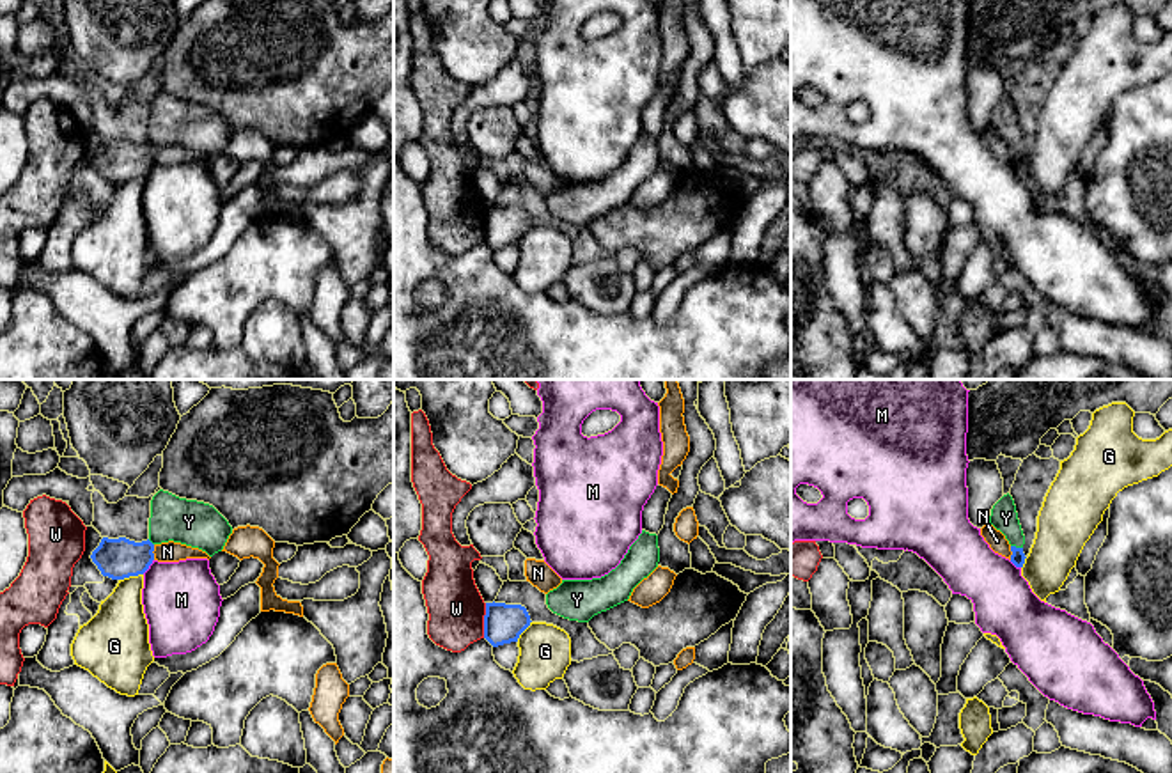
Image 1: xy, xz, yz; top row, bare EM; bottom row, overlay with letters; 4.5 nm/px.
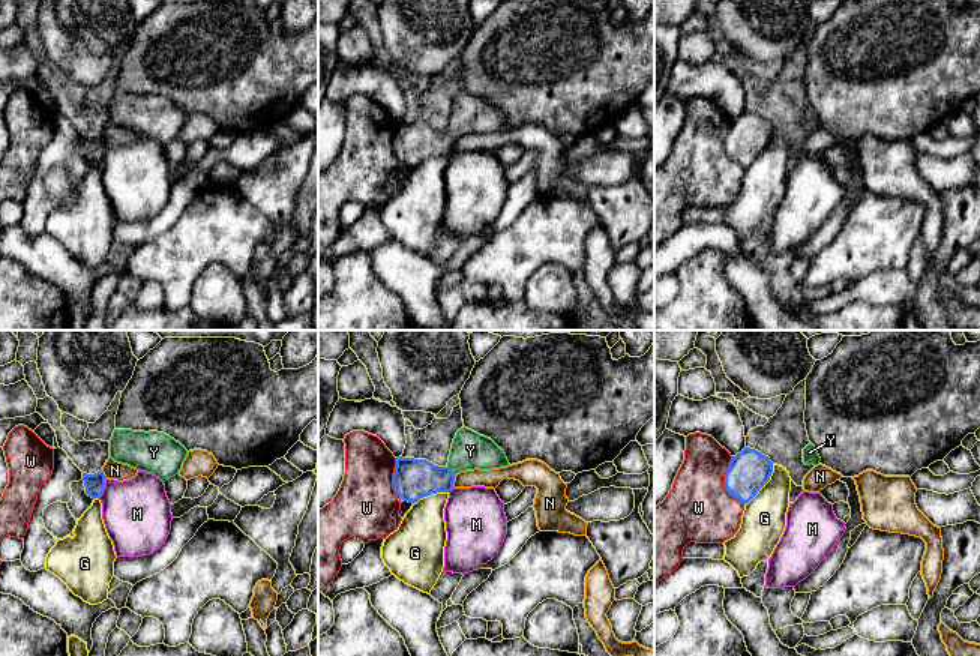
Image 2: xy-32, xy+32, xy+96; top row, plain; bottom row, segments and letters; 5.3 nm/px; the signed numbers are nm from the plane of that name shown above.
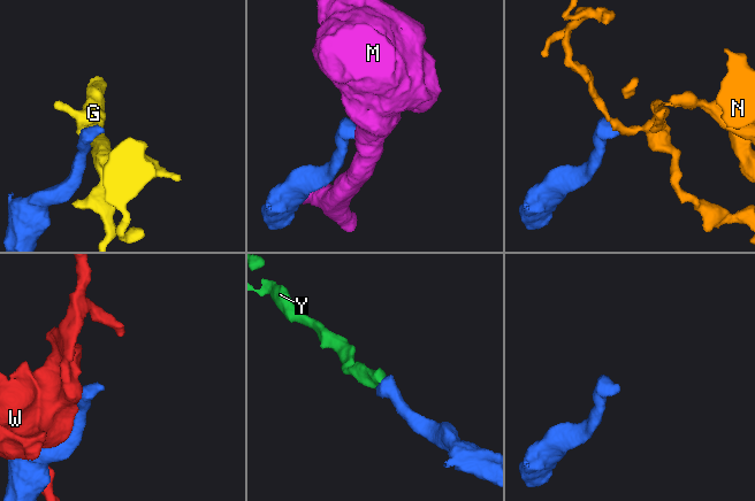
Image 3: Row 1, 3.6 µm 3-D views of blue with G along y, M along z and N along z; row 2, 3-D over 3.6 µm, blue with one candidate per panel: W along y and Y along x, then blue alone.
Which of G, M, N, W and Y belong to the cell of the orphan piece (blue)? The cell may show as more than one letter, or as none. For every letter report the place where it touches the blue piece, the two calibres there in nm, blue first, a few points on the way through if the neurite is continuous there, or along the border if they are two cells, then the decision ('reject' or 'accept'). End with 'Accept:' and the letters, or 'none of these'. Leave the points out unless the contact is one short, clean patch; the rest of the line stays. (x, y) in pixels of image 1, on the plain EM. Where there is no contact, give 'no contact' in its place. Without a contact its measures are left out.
G: xy (130, 178) | 190/260 nm | reject
M: xy (149, 167) | 190/360 nm | reject
N: xy (153, 153) | 190/100 nm | reject
W: xz (484, 224) | 180/260 nm | reject
Y: yz (1015, 149) | 70/120 nm | across yz (1018, 160), (1015, 149), (1015, 137), (1004, 119) | accept
Accept: Y

